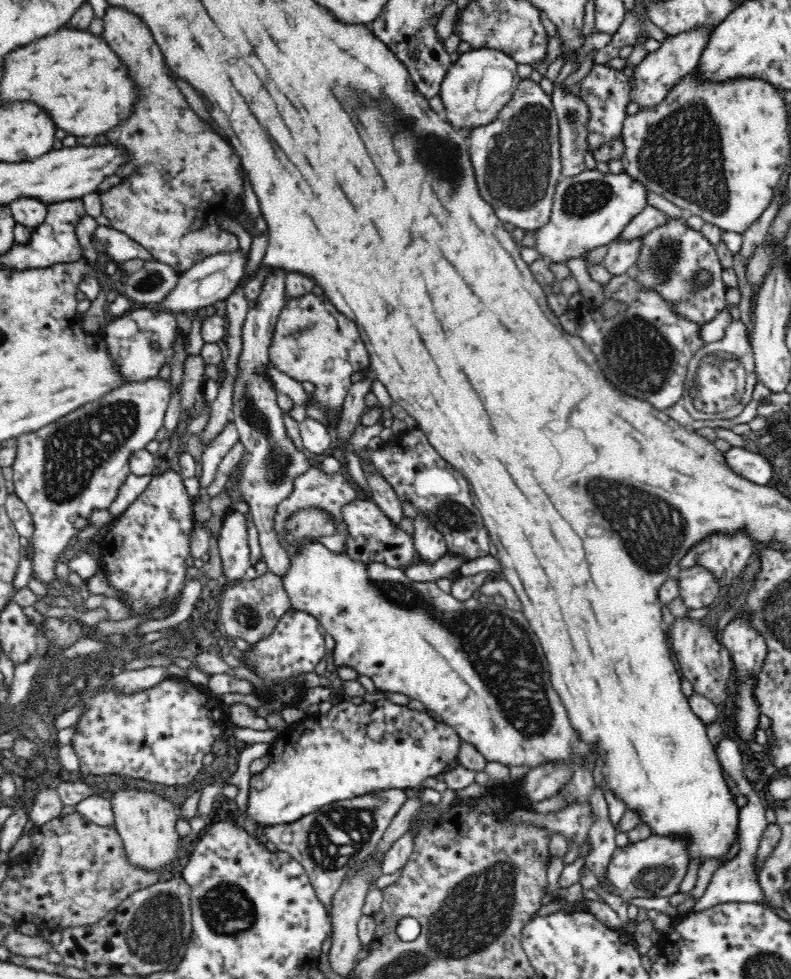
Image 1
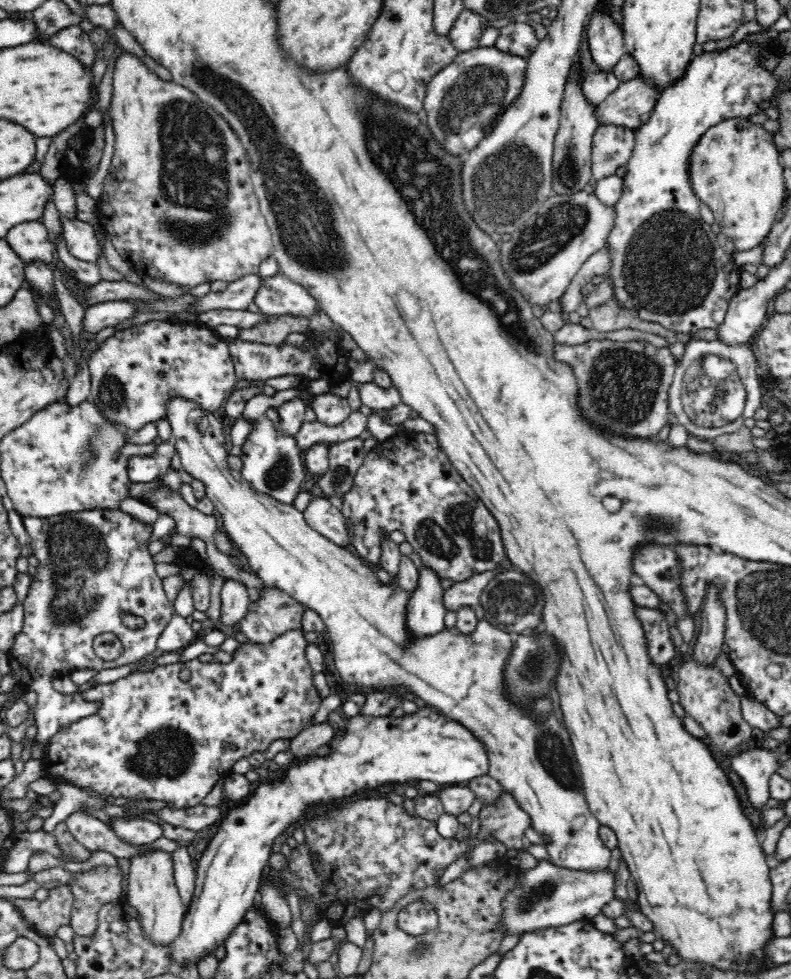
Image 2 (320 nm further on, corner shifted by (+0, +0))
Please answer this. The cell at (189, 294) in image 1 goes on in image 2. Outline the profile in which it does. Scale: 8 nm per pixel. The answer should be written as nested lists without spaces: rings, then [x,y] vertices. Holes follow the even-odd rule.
[[[117,300],[88,307],[84,312],[84,320],[82,320],[82,328],[80,328],[81,336],[86,333],[94,336],[100,330],[118,324],[122,320],[126,320],[136,312],[136,306],[129,300]]]

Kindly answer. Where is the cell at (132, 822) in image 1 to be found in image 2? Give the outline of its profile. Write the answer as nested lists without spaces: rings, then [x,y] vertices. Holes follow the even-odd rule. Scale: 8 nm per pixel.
[[[156,850],[130,859],[126,900],[138,913],[138,922],[148,941],[158,947],[170,947],[181,931],[186,912],[184,900],[175,885],[170,853]]]

